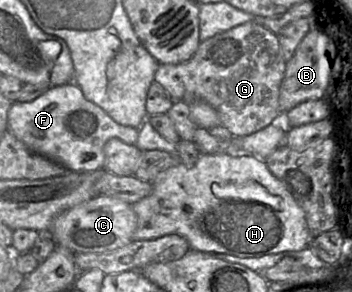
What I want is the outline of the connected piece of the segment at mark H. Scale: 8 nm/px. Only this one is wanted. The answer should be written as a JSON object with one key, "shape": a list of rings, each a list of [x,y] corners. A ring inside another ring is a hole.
{"shape":[[[202,153],[194,167],[179,162],[152,181],[151,193],[132,204],[137,216],[133,240],[165,235],[184,237],[190,248],[255,258],[309,248],[312,240],[305,213],[281,180],[255,155]]]}

